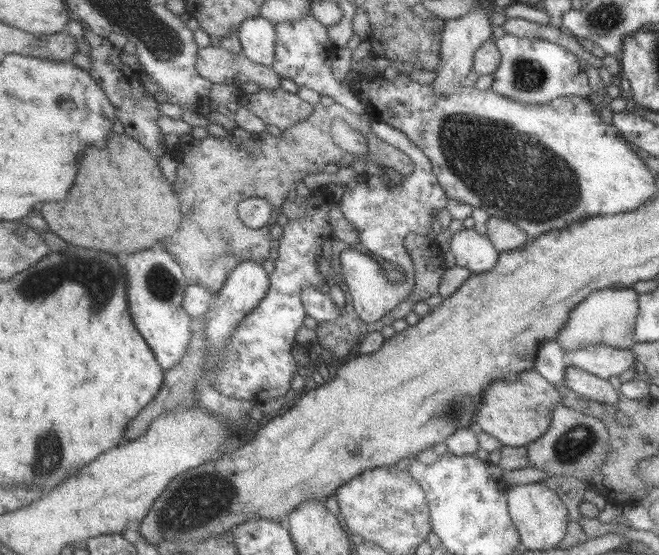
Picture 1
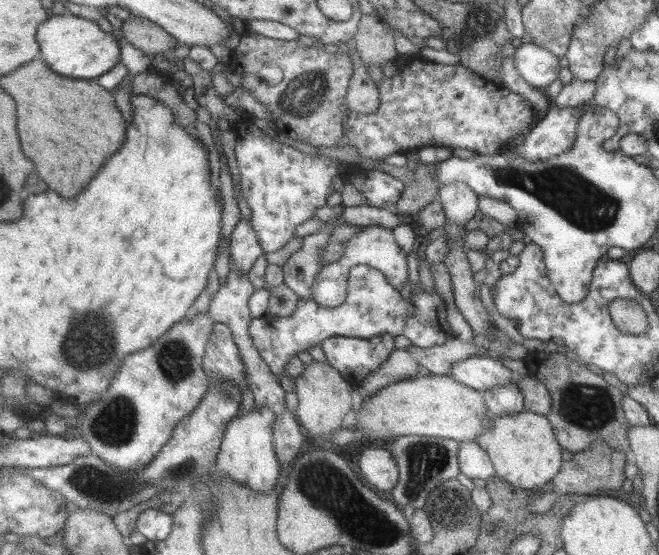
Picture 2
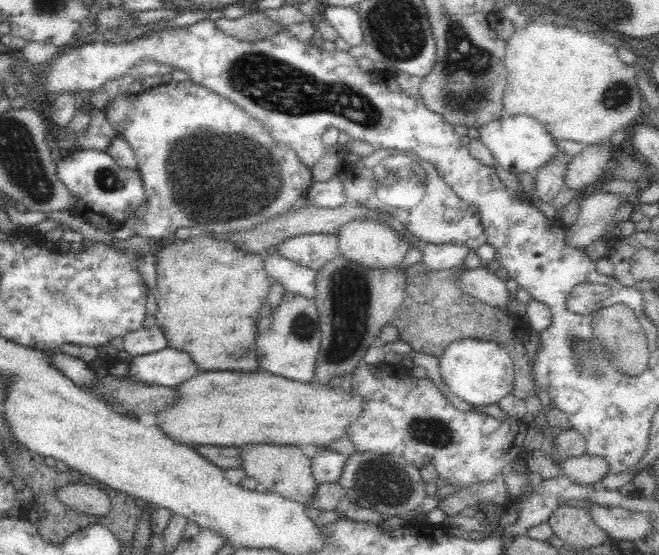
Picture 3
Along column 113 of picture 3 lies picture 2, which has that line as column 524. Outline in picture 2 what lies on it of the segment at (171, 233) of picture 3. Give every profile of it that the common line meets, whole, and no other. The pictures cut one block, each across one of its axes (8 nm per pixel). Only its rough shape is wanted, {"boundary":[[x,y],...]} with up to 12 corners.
{"boundary":[[415,58],[337,150],[495,154],[535,120],[471,68]]}

